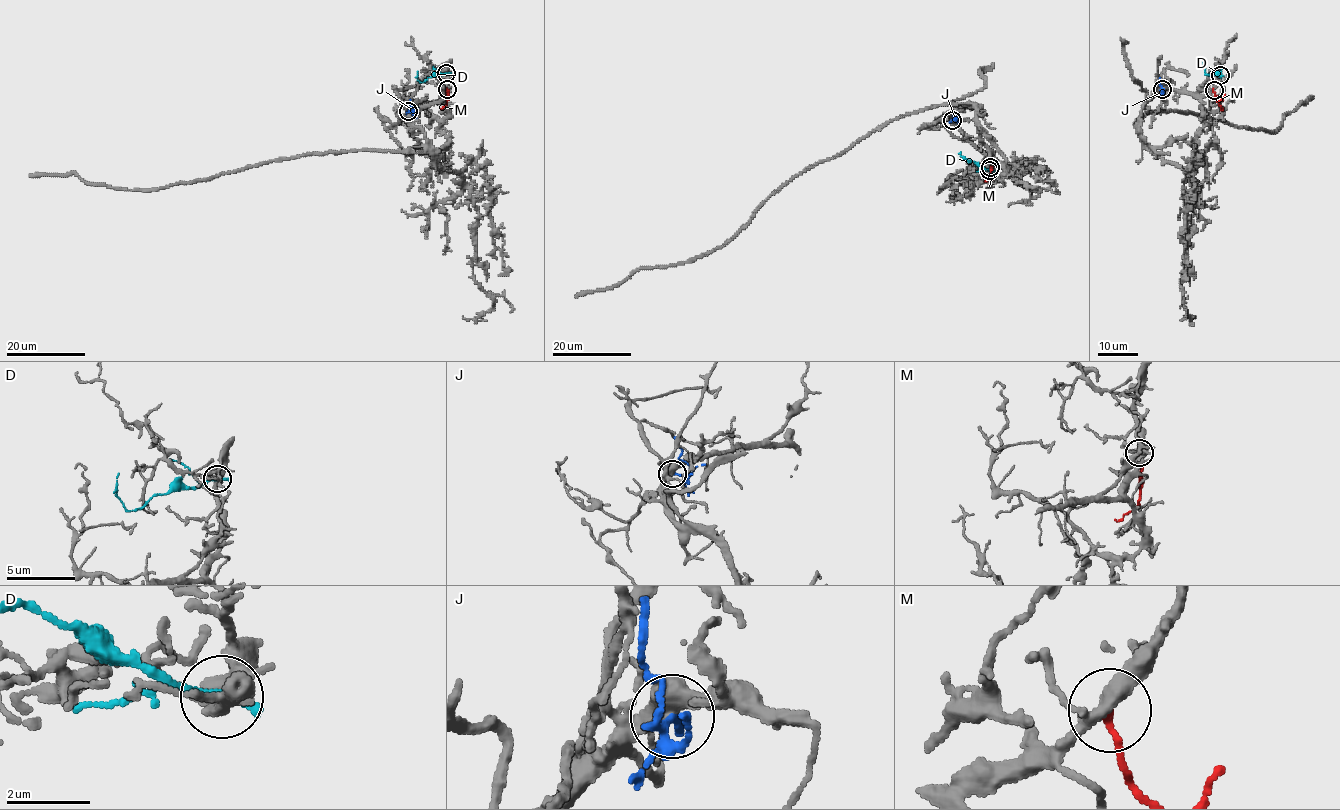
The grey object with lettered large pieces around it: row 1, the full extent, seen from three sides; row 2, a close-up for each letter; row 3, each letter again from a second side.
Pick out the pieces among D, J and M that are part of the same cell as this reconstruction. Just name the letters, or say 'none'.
M

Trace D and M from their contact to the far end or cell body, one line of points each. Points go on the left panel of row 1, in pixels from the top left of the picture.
D: (446, 73), (421, 82), (418, 72)
M: (447, 89), (447, 103), (440, 109)

